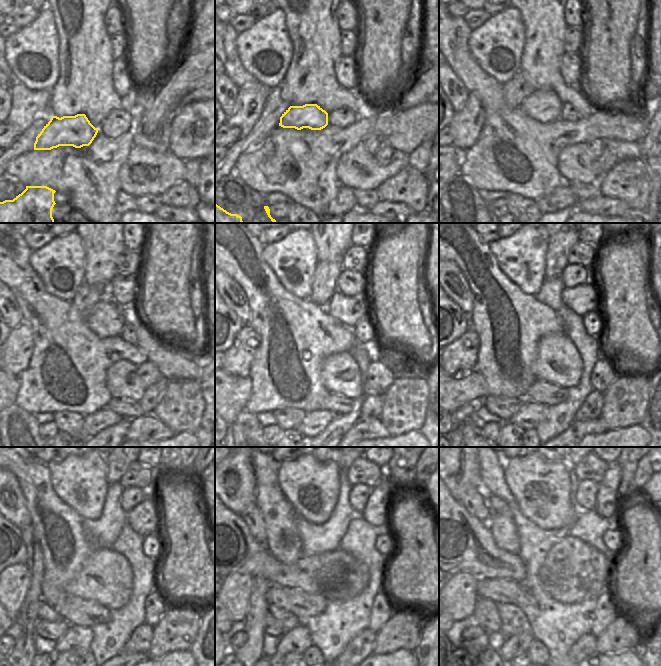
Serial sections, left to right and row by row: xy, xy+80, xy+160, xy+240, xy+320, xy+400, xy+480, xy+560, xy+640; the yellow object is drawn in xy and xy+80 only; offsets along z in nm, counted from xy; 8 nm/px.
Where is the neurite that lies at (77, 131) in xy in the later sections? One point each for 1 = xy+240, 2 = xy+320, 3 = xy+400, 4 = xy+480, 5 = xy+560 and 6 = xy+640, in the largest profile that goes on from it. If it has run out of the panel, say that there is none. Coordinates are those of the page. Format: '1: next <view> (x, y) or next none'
1: next xy+240 (107, 319)
2: next xy+320 (348, 311)
3: next xy+400 (585, 298)
4: next xy+480 (145, 518)
5: next xy+560 (378, 508)
6: next xy+640 (606, 506)

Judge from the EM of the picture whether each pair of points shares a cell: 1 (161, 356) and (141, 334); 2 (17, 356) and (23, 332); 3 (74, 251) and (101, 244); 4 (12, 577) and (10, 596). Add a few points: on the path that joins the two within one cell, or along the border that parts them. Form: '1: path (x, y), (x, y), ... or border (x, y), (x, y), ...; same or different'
1: path (156, 351), (145, 339); same
2: path (17, 350), (20, 338); same
3: border (77, 233), (85, 251), (85, 271); different
4: path (12, 582), (11, 591); same

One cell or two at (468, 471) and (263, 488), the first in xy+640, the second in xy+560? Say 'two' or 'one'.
two

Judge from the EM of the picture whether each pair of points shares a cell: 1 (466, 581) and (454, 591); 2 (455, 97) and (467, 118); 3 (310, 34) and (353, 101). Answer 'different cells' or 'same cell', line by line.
1: same cell
2: different cells
3: same cell

